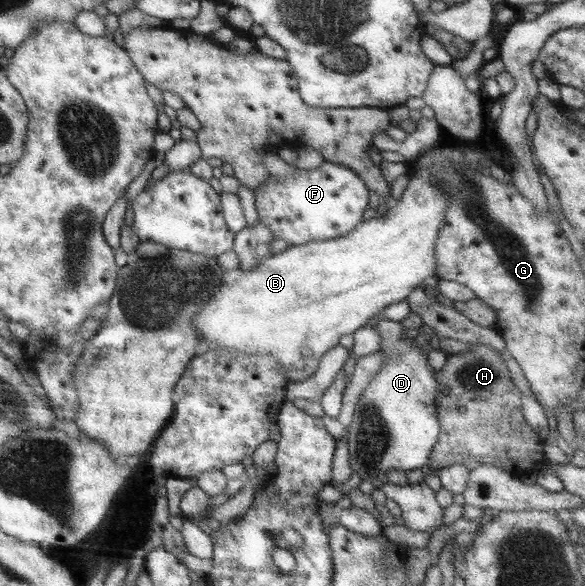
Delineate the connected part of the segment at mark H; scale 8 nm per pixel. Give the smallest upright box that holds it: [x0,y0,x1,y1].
[428,342,548,476]

